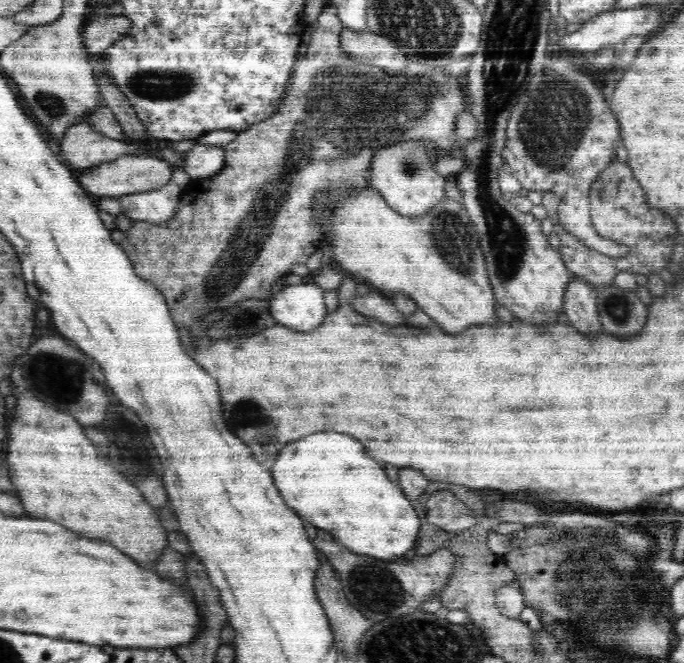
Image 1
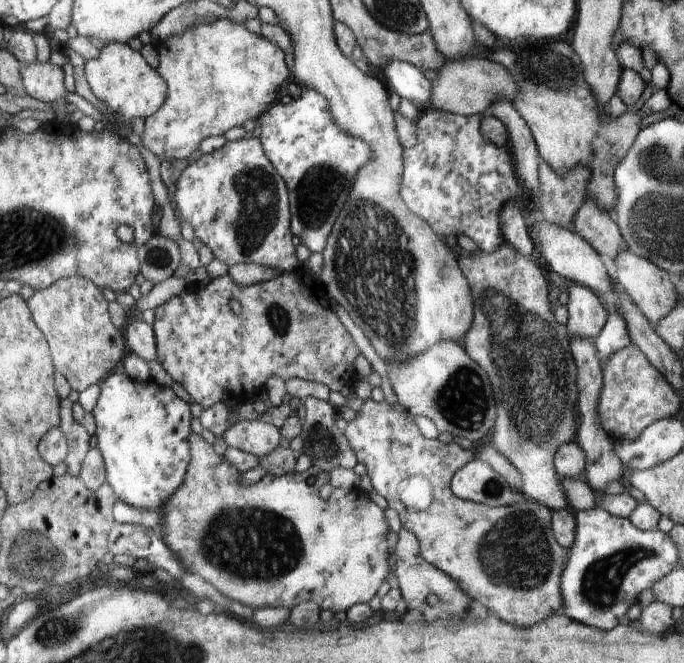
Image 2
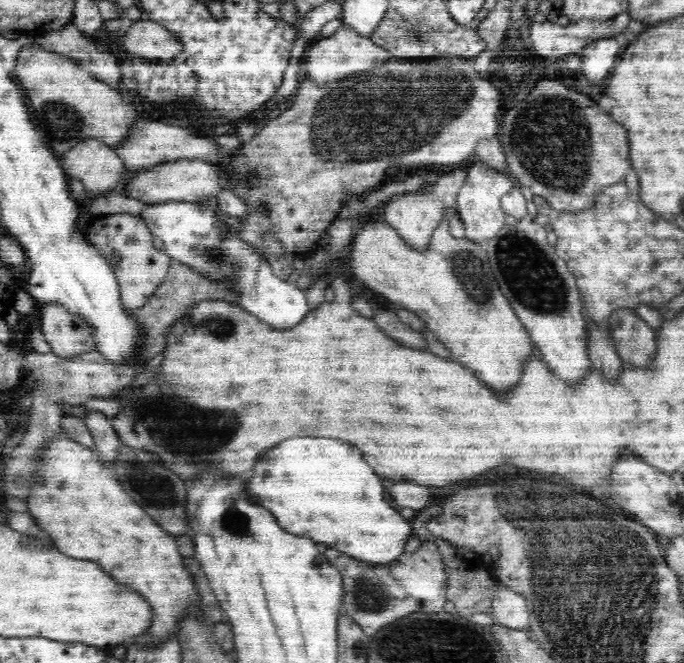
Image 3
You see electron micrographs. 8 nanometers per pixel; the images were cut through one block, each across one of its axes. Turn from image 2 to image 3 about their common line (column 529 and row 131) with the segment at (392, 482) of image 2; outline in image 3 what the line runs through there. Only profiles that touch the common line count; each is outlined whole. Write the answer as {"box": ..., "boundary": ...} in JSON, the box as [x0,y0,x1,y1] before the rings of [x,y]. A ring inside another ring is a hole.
{"box":[497,78,630,213],"boundary":[[[544,78],[538,80],[523,101],[520,100],[516,106],[503,112],[503,122],[500,122],[497,137],[504,149],[504,154],[507,163],[509,164],[510,174],[519,180],[518,186],[530,188],[534,195],[544,197],[554,210],[564,213],[580,212],[592,208],[594,202],[596,202],[596,197],[606,188],[612,186],[612,184],[625,182],[626,172],[630,170],[630,156],[628,156],[630,142],[628,142],[628,132],[626,132],[626,128],[624,128],[622,124],[614,122],[610,114],[604,114],[604,112],[598,108],[598,105],[596,105],[596,101],[593,101],[583,93],[577,92],[574,87],[566,86],[566,84],[558,79]]]}

